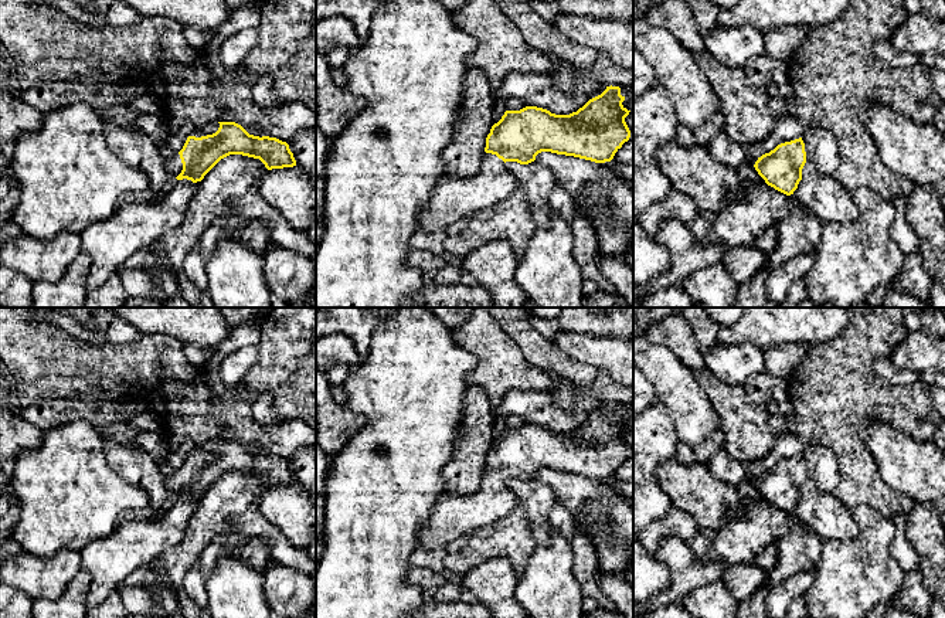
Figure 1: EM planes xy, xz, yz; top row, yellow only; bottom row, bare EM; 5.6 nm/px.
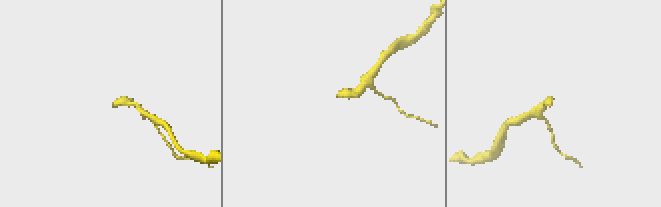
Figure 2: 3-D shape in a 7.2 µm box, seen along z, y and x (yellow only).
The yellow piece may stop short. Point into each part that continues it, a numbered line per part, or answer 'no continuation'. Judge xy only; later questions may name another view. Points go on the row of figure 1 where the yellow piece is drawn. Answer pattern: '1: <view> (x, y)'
1: xy (210, 128)

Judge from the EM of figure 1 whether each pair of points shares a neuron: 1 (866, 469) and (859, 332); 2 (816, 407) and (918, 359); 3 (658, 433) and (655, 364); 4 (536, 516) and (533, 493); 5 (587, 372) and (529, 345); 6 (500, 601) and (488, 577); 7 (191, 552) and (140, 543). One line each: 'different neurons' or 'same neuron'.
1: same neuron
2: different neurons
3: different neurons
4: same neuron
5: same neuron
6: same neuron
7: different neurons

